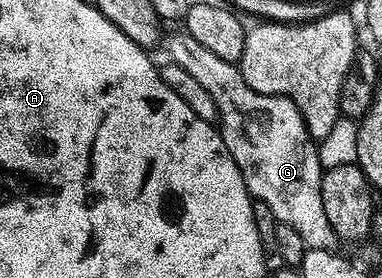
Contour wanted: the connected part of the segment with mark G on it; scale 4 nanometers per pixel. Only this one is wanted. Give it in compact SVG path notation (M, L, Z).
M179 33L166 43L169 62L180 65L208 89L218 106L222 140L246 182L246 188L257 202L272 209L275 220L290 225L300 233L307 248L328 251L339 246L338 235L328 225L324 201L318 203L322 172L318 159L319 144L306 143L310 134L306 122L291 99L282 95L256 93L244 81L241 70L228 61L220 61L216 53L204 49L191 35Z

